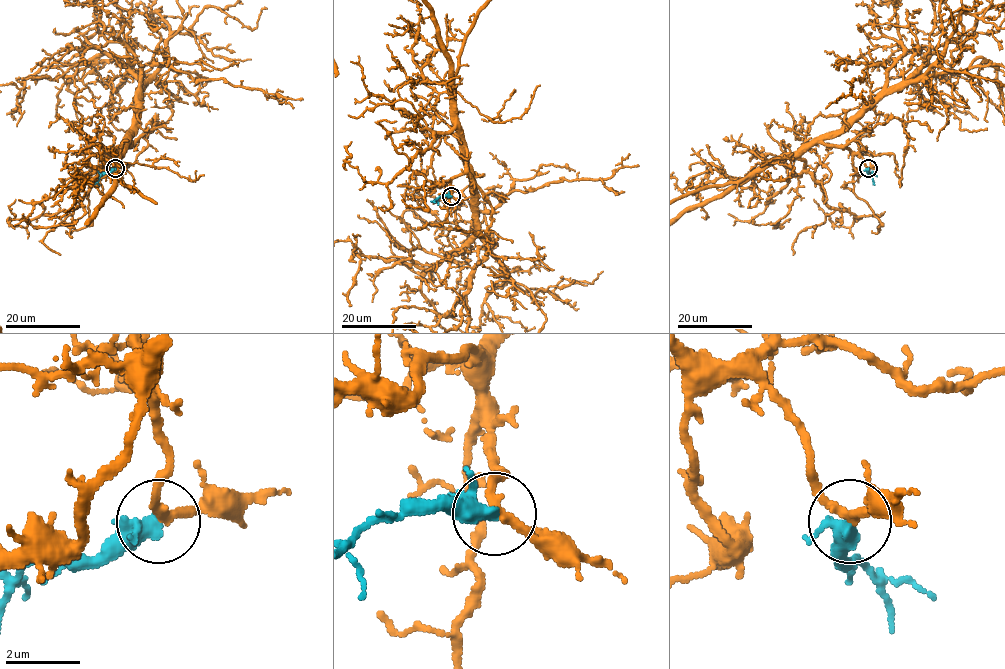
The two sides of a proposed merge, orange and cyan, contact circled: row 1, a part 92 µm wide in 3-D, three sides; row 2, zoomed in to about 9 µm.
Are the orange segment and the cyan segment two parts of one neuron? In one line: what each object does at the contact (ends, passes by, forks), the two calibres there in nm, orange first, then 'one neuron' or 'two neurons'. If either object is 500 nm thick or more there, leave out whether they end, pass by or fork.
orange passes by; cyan passes by; calibres 240 and 340 nm; one neuron

